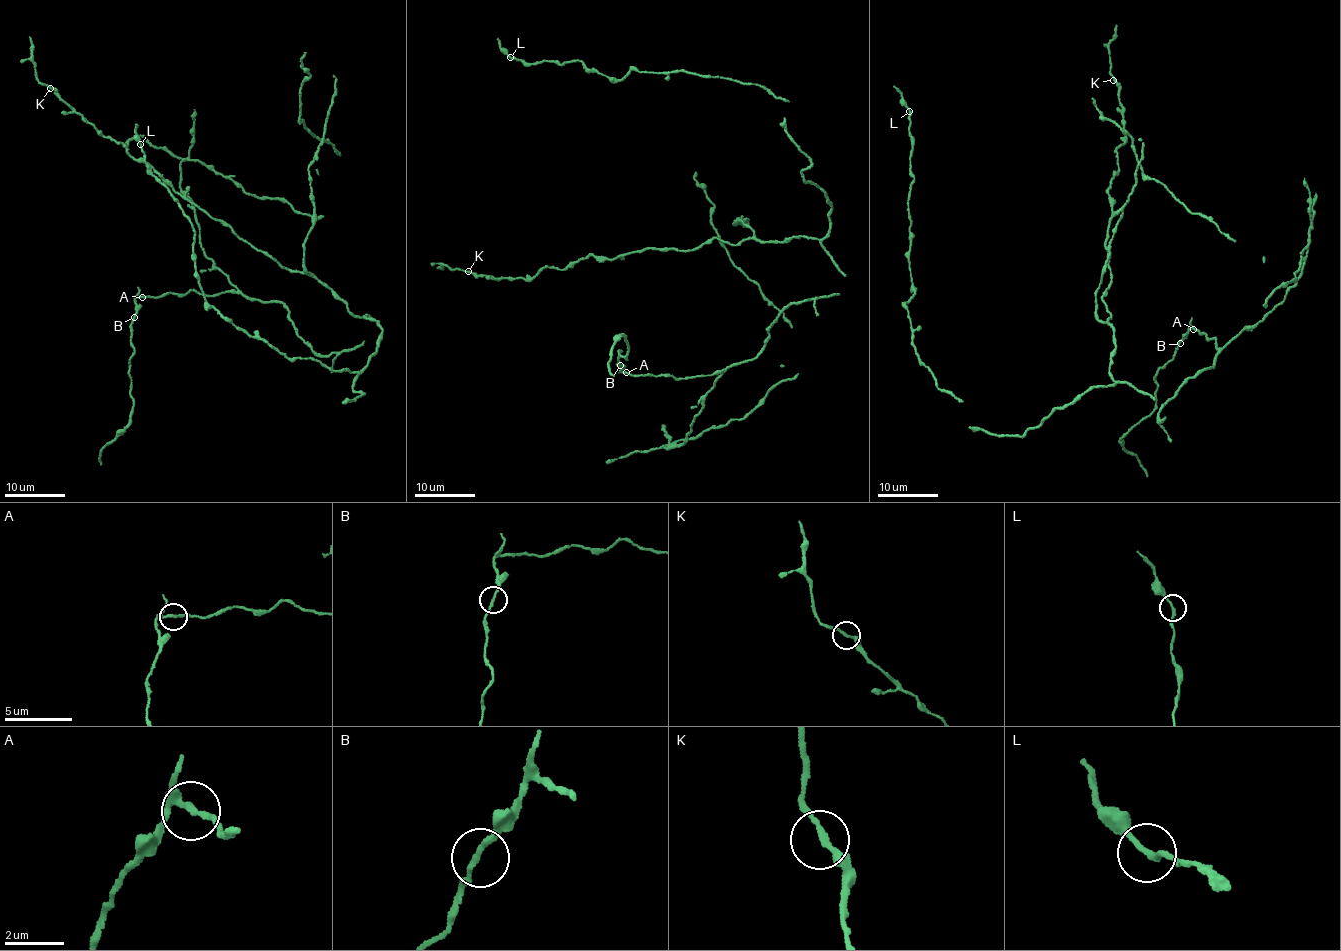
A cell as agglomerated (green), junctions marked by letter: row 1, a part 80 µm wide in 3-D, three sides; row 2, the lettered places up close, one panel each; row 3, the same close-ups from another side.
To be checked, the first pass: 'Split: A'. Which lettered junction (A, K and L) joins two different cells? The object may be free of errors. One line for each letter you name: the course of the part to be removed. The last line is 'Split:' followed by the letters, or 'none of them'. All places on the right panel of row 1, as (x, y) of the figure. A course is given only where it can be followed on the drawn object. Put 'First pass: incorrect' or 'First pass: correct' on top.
First pass: correct
A: (1194, 329), (1189, 329), (1174, 356), (1156, 374), (1155, 409), (1120, 439), (1122, 446), (1138, 459), (1147, 476)
Split: A

